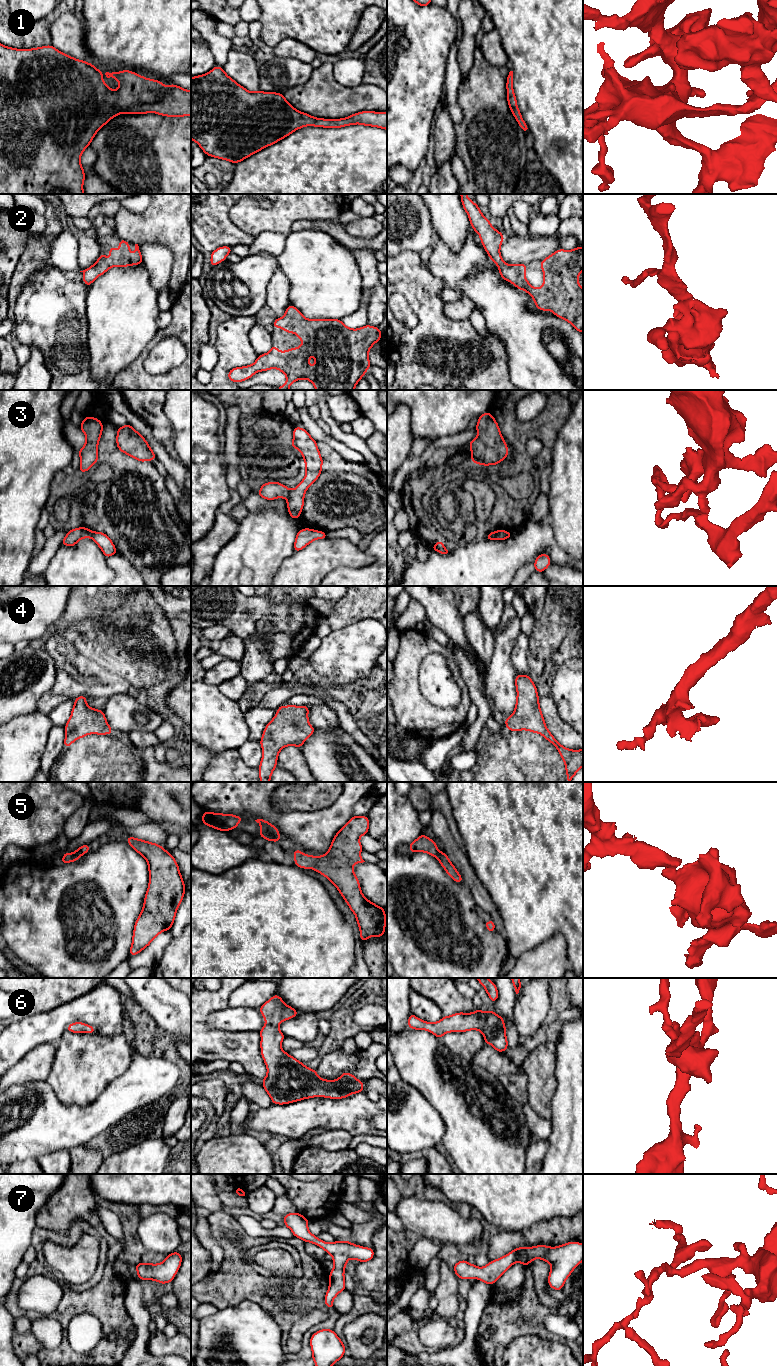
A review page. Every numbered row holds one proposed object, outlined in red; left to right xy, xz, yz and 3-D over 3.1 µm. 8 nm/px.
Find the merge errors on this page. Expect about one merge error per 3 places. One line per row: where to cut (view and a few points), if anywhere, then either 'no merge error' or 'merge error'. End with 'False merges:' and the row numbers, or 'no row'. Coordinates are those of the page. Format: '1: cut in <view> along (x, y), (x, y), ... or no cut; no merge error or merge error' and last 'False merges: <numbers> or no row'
1: no cut; no merge error
2: no cut; no merge error
3: cut in xz along (290, 490), (286, 498); merge error
4: no cut; no merge error
5: no cut; no merge error
6: no cut; no merge error
7: no cut; no merge error
False merges: 3

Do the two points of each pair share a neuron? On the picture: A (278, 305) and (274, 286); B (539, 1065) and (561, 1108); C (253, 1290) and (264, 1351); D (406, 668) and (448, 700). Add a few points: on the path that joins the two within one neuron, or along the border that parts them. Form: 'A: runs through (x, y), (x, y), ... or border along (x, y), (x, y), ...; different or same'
A: runs through (277, 300), (277, 291); same
B: border along (556, 1069), (551, 1115); different
C: border along (232, 1305), (252, 1300), (273, 1318); different
D: border along (427, 655), (418, 676), (418, 687), (425, 699); different

